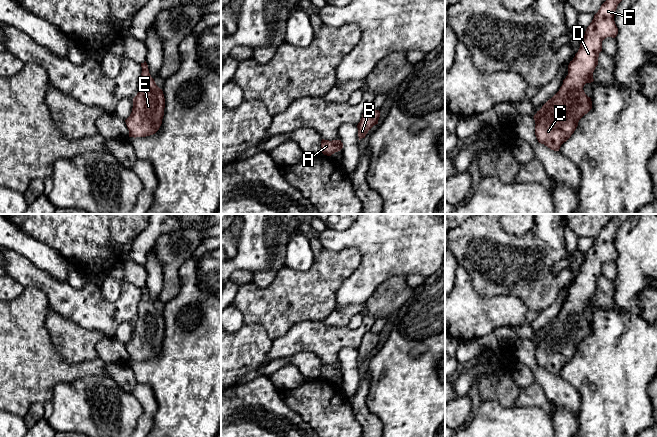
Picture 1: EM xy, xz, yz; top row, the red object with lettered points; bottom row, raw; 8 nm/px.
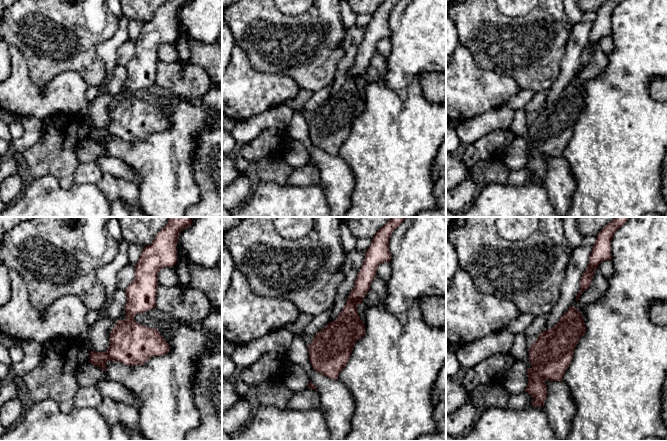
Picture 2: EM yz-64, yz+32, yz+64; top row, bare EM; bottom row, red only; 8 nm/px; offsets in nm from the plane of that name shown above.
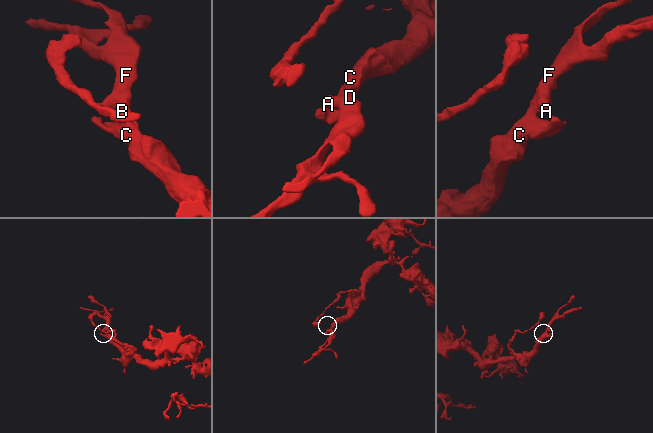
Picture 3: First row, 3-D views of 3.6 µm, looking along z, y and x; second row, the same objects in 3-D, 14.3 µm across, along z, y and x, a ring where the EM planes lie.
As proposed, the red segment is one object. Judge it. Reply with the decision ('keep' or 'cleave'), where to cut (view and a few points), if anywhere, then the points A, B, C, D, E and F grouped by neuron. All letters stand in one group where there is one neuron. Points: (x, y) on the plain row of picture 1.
keep | no cut | A B C D E F

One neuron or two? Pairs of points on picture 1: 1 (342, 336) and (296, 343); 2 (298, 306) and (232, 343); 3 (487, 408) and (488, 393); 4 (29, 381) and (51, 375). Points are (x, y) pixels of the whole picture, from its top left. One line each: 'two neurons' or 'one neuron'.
1: one neuron
2: two neurons
3: two neurons
4: one neuron

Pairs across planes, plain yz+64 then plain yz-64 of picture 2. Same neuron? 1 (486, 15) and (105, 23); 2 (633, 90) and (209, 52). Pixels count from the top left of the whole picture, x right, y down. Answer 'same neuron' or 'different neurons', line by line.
1: same neuron
2: different neurons

